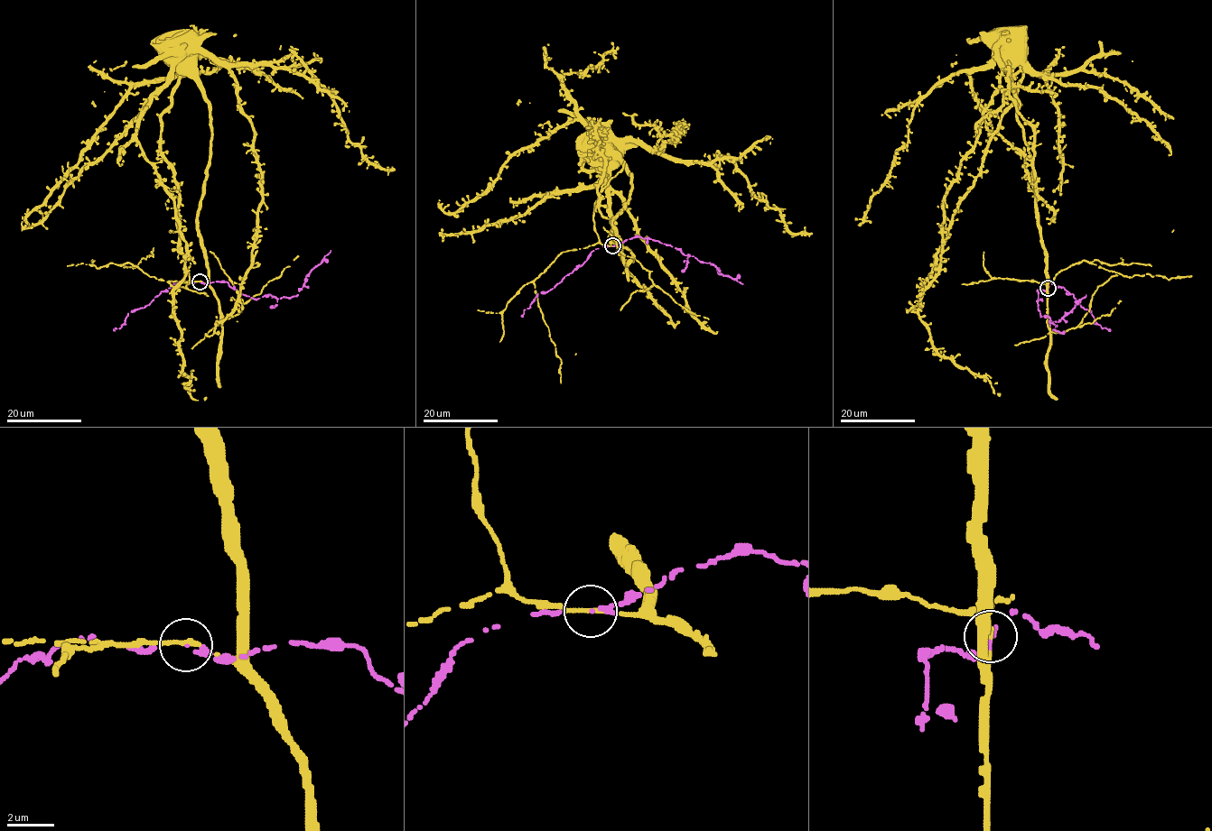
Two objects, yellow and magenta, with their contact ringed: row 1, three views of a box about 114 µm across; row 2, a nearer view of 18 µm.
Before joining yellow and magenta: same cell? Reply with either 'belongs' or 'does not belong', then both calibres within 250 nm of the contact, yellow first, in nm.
does not belong | 160/150 nm

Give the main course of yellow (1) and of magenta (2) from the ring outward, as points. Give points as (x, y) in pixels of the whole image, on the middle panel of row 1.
1: (612, 245), (631, 178), (615, 160), (582, 168), (603, 135), (591, 125), (599, 210), (617, 224)
2: (612, 245), (639, 236), (657, 240), (685, 255), (710, 263), (719, 272), (742, 283)

